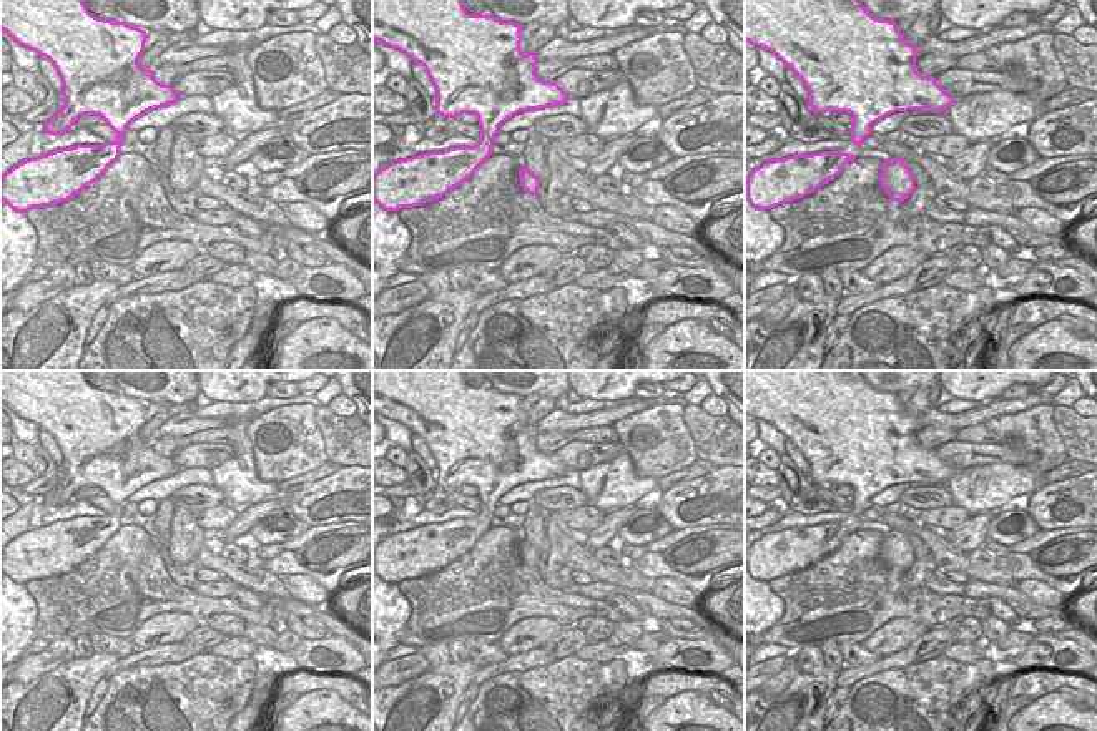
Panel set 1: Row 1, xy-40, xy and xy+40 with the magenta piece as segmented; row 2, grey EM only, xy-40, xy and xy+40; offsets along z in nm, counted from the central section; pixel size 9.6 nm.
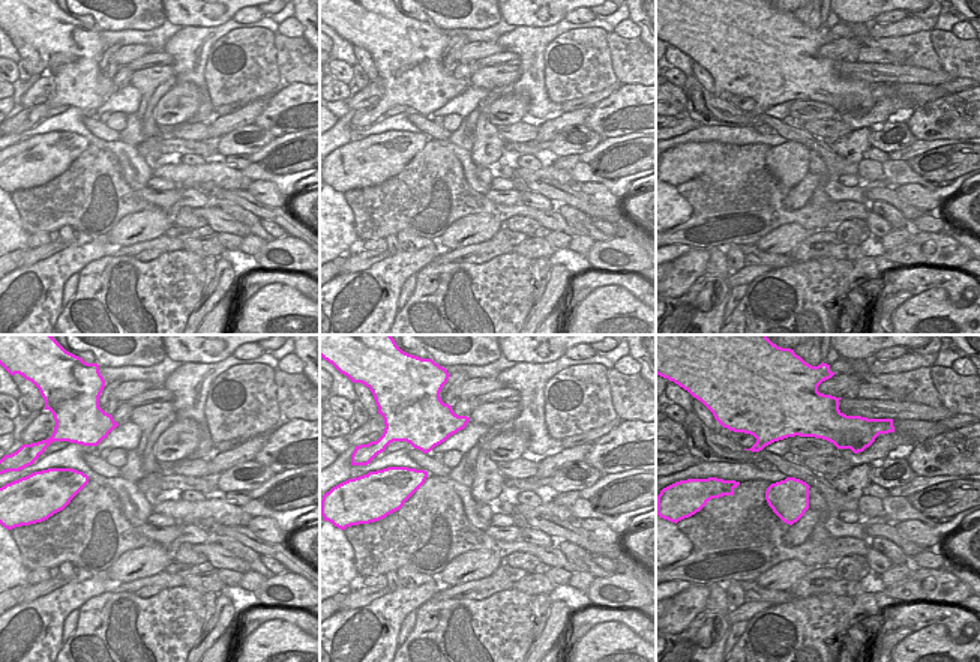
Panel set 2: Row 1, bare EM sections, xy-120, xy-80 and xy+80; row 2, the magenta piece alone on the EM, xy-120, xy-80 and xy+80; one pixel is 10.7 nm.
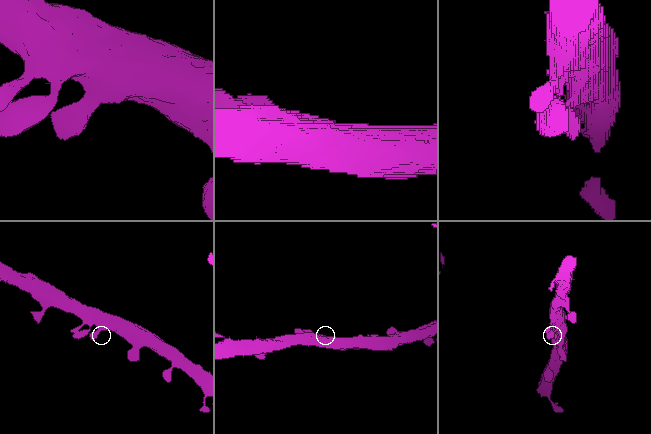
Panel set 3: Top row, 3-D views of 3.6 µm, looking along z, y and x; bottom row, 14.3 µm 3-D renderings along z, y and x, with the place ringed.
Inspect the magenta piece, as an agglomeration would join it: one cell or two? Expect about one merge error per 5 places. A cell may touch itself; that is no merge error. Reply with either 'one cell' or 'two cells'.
one cell

